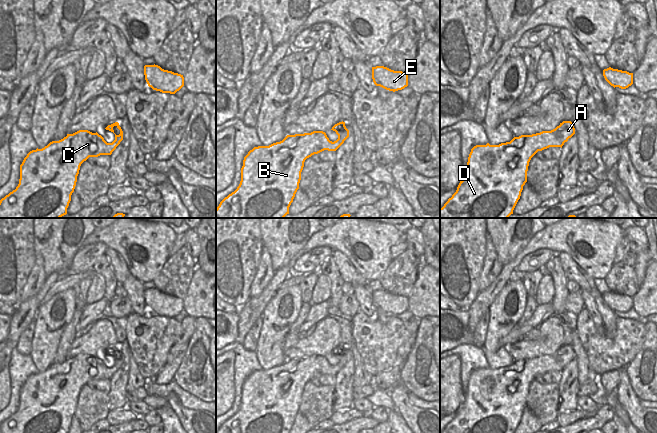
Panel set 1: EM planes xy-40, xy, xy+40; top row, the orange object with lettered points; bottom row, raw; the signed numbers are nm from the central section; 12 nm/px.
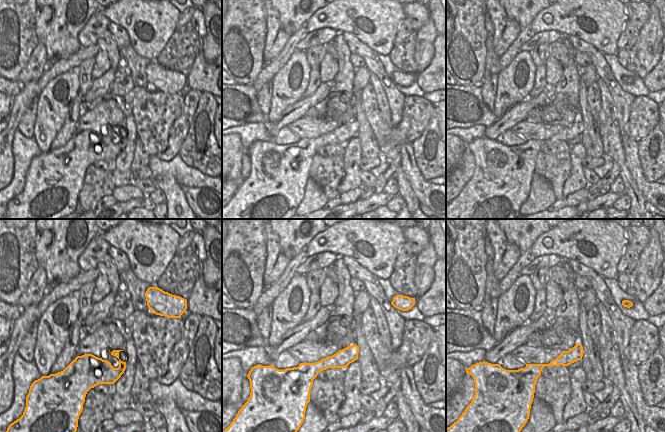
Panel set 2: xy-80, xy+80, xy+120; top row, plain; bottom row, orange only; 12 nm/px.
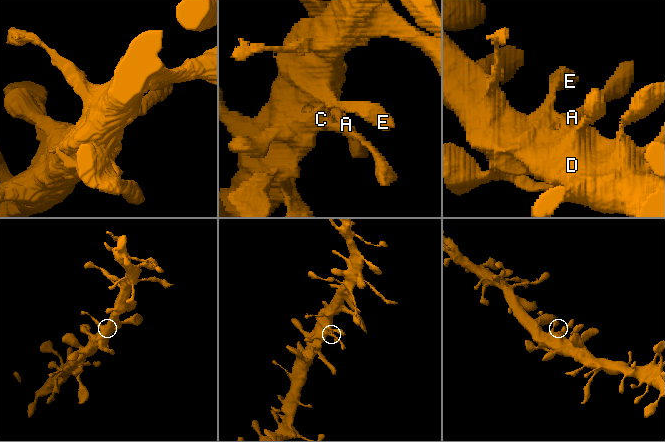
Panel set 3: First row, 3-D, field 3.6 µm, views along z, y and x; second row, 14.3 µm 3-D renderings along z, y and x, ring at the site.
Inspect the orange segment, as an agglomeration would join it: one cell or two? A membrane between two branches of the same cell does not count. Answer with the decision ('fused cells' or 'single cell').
single cell

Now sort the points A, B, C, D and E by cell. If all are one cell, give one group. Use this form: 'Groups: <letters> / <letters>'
Groups: A B C D E

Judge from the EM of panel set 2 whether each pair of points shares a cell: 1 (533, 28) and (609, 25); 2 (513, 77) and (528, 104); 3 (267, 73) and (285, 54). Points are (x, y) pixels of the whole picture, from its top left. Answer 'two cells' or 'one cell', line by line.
1: one cell
2: two cells
3: one cell

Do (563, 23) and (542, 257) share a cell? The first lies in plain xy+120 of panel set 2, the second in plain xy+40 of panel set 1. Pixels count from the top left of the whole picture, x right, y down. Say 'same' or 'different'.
different

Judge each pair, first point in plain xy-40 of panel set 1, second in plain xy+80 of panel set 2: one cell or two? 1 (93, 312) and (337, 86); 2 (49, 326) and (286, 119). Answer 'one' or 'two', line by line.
1: two
2: two

